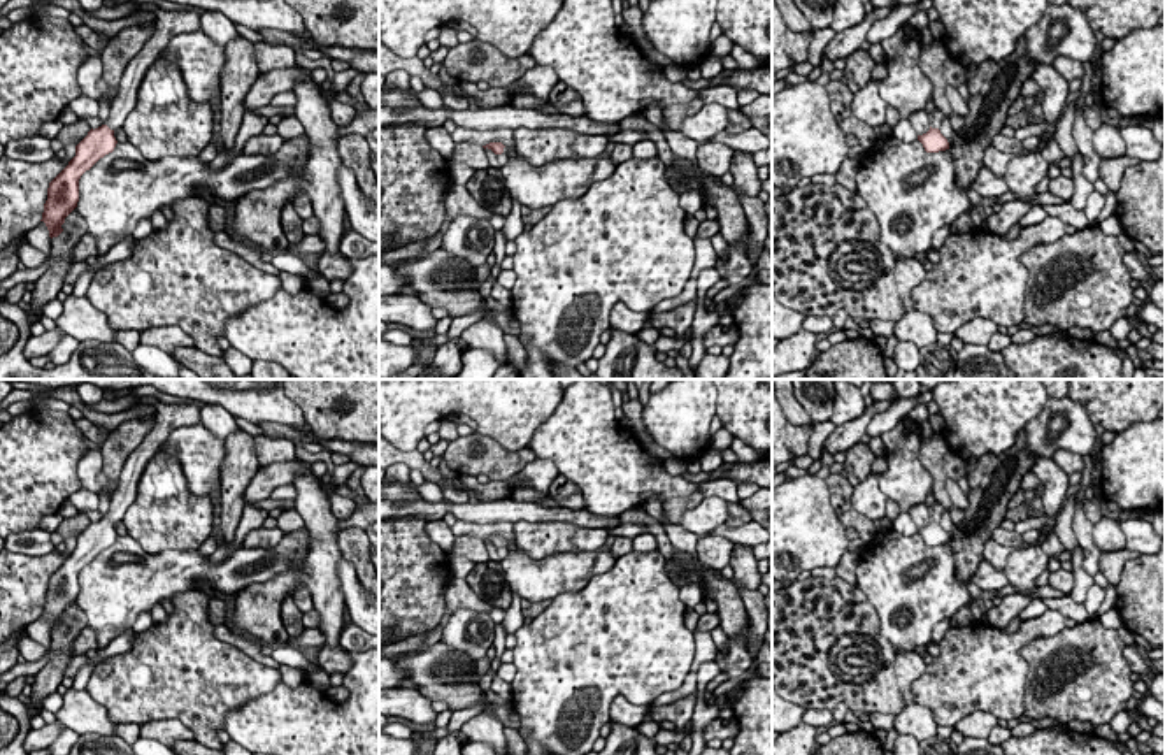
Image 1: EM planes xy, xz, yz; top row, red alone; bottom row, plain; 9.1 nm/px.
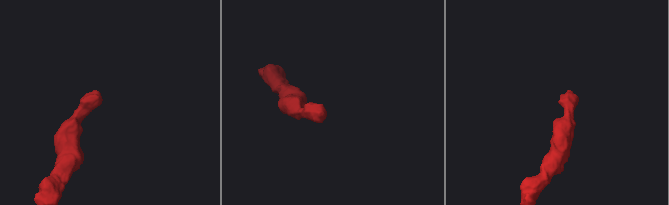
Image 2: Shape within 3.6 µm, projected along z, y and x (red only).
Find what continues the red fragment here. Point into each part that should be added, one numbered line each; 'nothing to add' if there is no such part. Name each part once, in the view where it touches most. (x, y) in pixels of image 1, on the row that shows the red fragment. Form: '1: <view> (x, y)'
1: xy (169, 23)

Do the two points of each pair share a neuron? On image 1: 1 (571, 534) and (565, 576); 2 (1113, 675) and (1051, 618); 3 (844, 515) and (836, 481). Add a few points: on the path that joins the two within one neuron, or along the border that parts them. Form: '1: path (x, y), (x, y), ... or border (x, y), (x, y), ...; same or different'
1: border (595, 550), (558, 552), (539, 559), (528, 557); different
2: border (1065, 627), (1023, 645); different
3: path (843, 506), (841, 490); same

